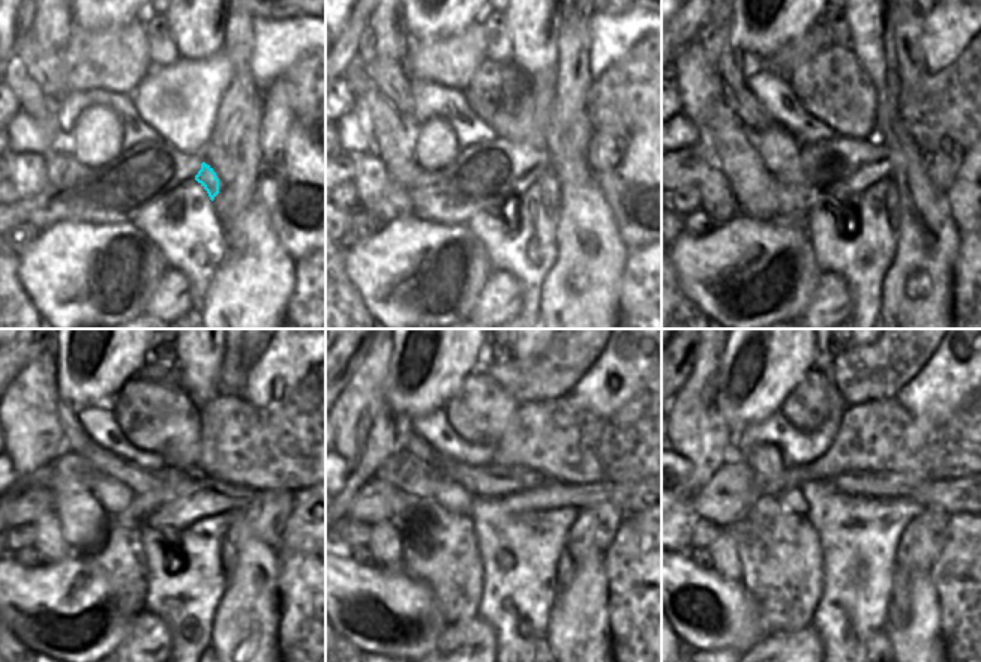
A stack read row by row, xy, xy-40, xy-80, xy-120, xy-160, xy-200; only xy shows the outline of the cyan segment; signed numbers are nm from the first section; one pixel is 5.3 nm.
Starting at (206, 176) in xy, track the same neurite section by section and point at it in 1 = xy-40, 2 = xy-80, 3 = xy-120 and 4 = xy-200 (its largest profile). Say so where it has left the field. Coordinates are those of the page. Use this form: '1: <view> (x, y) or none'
1: xy-40 (548, 182)
2: xy-80 (891, 201)
3: xy-120 (228, 554)
4: xy-200 (899, 601)

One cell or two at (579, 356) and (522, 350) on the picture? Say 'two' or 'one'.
two

